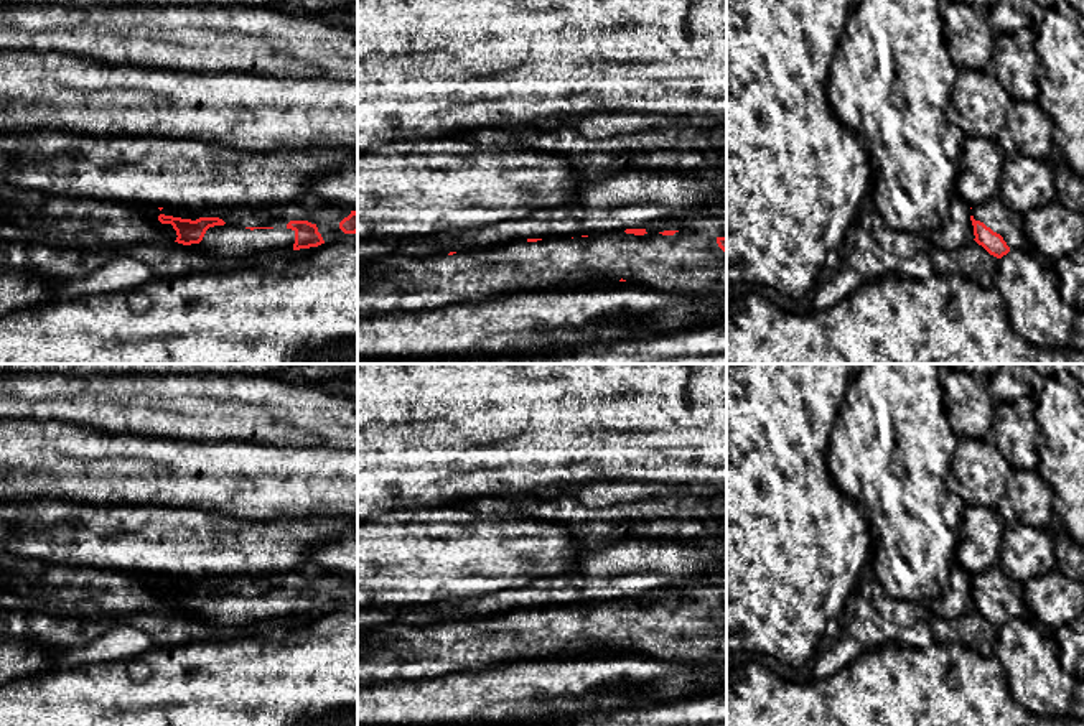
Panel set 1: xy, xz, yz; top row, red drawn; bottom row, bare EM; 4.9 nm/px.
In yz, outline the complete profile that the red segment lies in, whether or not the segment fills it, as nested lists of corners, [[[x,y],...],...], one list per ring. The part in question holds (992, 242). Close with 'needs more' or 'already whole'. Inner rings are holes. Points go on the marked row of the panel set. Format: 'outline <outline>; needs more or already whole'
outline [[[998,194],[974,206],[970,221],[974,240],[997,258],[1010,250],[1031,249],[1023,230],[1023,214],[1007,206]]]; needs more

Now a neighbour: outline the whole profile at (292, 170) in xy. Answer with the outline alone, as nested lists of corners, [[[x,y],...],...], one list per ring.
[[[0,132],[0,183],[193,212],[306,201],[313,178],[354,161],[357,148],[244,153],[168,137]]]

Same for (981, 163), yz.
[[[965,137],[957,161],[956,193],[970,206],[977,206],[1000,191],[1000,173],[1005,153],[995,140]]]

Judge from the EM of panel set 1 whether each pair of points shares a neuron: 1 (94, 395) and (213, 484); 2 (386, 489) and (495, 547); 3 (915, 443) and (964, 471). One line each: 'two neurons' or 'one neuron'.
1: two neurons
2: two neurons
3: two neurons

